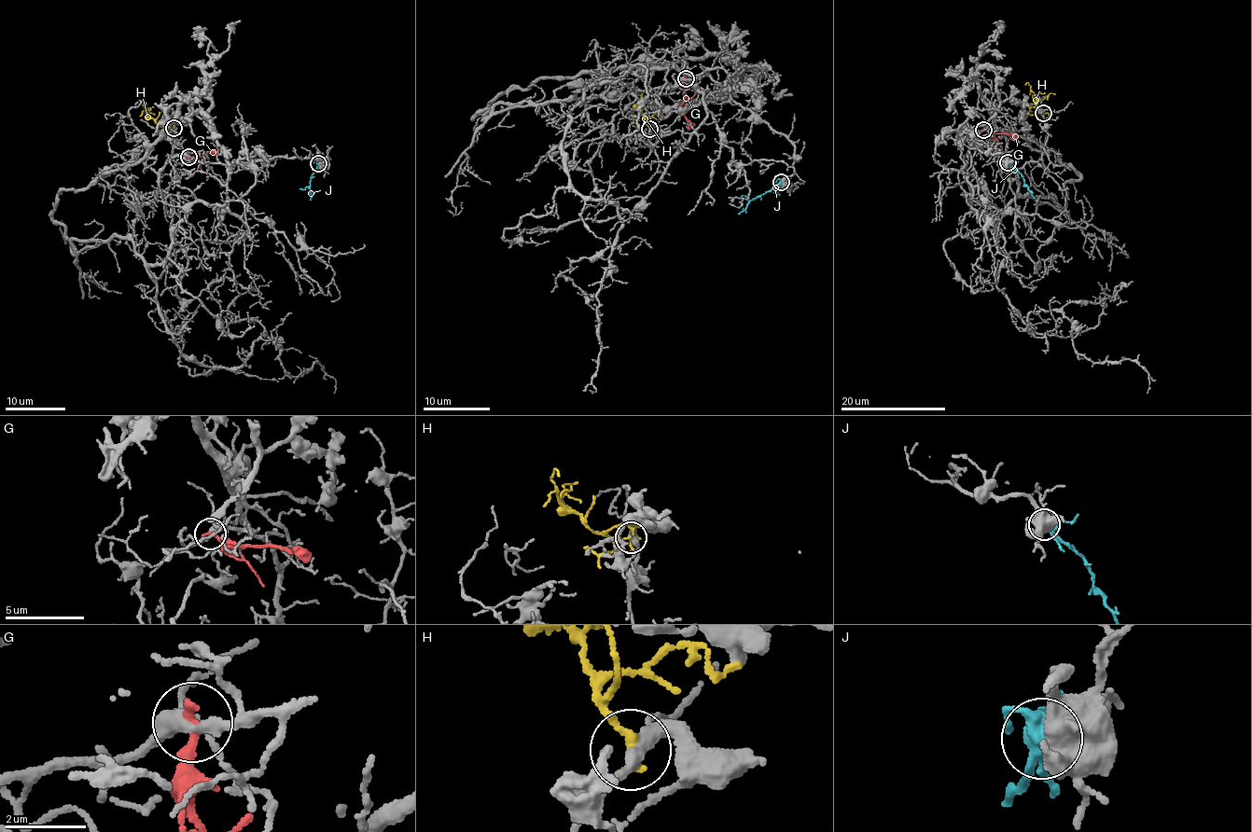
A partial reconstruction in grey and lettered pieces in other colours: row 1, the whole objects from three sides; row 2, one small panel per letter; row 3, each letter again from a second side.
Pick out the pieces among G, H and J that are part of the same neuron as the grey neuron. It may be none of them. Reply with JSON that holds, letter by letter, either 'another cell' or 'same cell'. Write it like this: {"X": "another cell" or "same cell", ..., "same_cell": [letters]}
{"G": "another cell", "H": "another cell", "J": "same cell", "same_cell": ["J"]}

